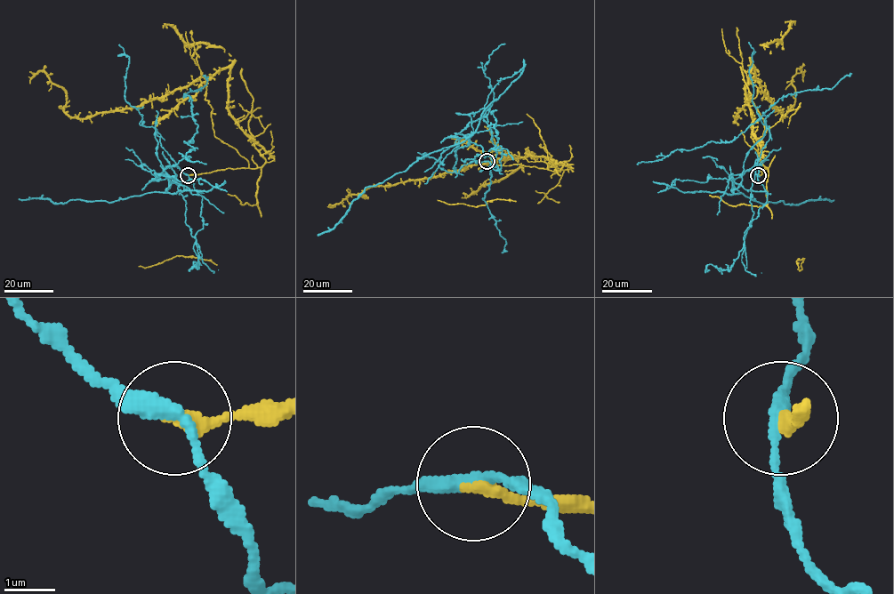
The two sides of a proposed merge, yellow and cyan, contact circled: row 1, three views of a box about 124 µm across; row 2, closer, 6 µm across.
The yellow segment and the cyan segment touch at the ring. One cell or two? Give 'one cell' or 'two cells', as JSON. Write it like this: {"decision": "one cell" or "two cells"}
{"decision": "two cells"}

